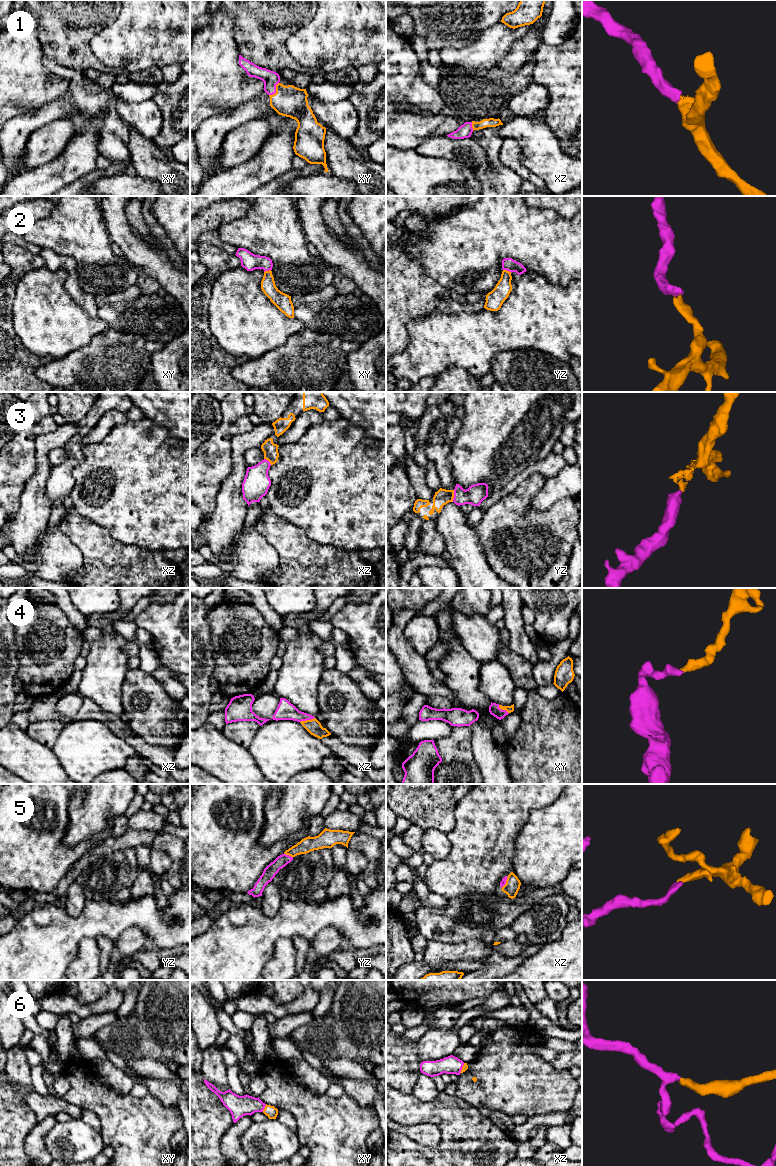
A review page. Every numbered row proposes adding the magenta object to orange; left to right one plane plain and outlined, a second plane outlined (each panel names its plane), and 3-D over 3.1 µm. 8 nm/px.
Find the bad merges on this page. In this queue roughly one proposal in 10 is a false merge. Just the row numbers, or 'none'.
none

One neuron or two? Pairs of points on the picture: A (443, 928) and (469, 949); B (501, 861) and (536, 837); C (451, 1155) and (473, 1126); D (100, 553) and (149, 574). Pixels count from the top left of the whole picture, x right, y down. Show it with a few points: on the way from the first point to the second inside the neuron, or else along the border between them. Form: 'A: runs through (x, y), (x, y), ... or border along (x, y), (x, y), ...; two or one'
A: border along (437, 940), (484, 942); two
B: border along (521, 830), (515, 842), (511, 871); two
C: runs through (458, 1148), (467, 1139), (467, 1133); one
D: runs through (112, 564), (117, 564), (121, 568), (137, 572); one

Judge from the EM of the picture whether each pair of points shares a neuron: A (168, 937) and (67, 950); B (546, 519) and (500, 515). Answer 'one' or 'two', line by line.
A: one
B: one

